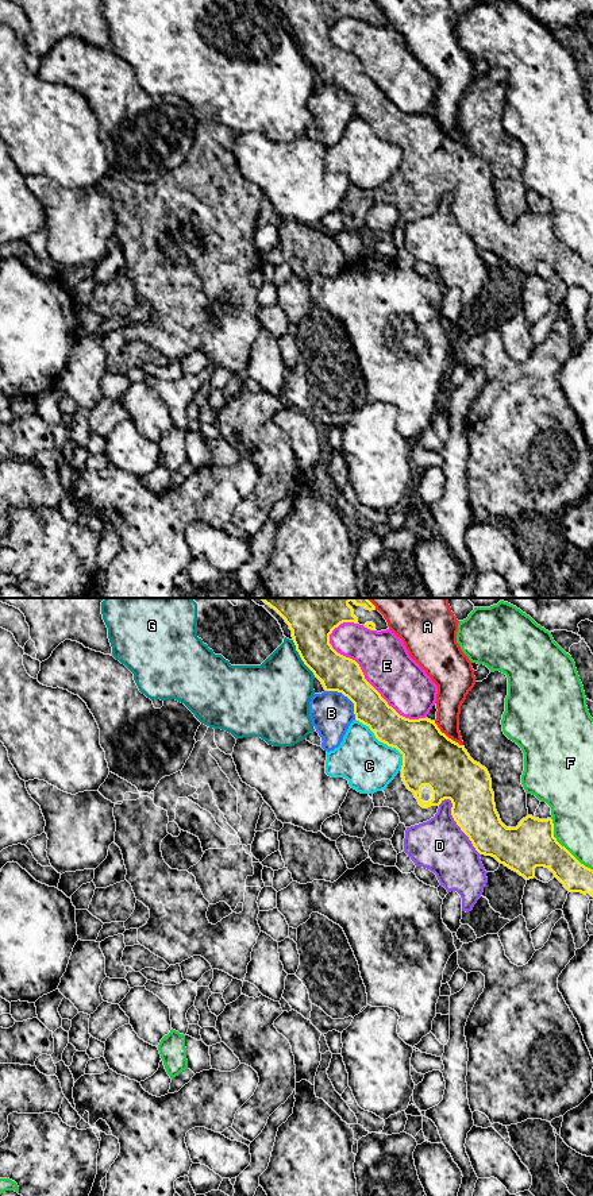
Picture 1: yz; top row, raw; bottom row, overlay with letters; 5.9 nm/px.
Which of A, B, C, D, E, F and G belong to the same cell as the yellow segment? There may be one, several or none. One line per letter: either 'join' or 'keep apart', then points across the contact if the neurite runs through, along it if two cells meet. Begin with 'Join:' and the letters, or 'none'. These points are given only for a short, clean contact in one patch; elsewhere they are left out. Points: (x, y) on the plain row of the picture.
Join: none
A: keep apart
B: keep apart
C: keep apart
D: keep apart
E: keep apart
F: keep apart
G: keep apart

